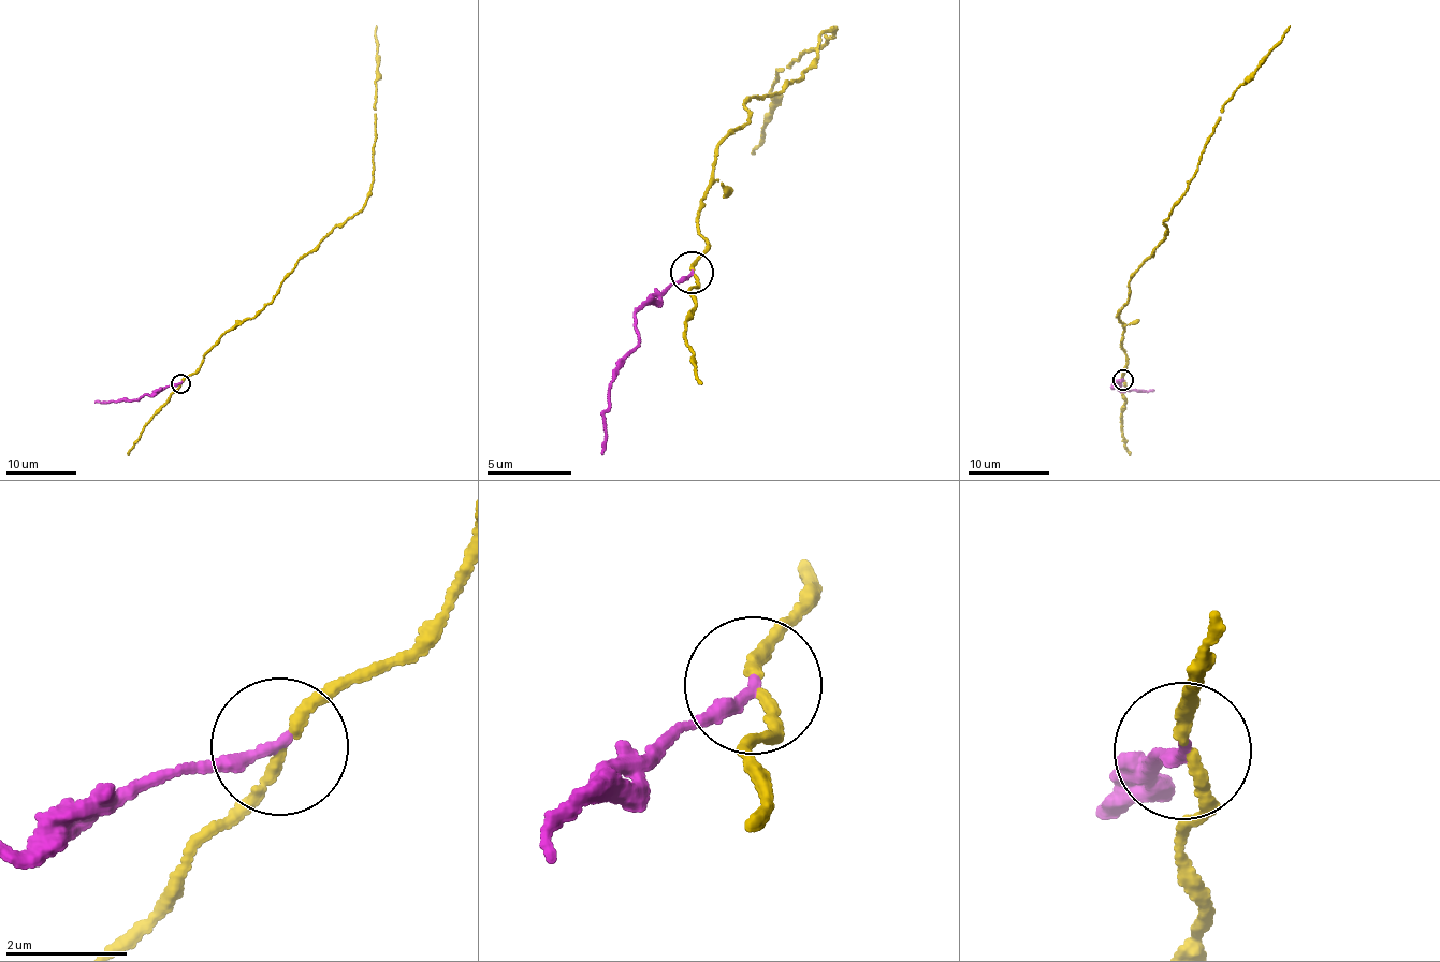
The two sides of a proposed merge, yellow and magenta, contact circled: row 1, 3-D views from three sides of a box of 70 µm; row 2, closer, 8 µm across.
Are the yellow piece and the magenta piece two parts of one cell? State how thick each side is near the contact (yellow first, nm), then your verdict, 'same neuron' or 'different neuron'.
calibres 160 and 200 nm; different neuron

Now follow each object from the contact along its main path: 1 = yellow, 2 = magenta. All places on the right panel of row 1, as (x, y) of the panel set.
1: (1122, 379), (1124, 331), (1117, 316), (1129, 282), (1166, 234), (1163, 222), (1188, 189), (1222, 104), (1289, 26)
2: (1121, 379), (1114, 382), (1123, 391), (1153, 392)

